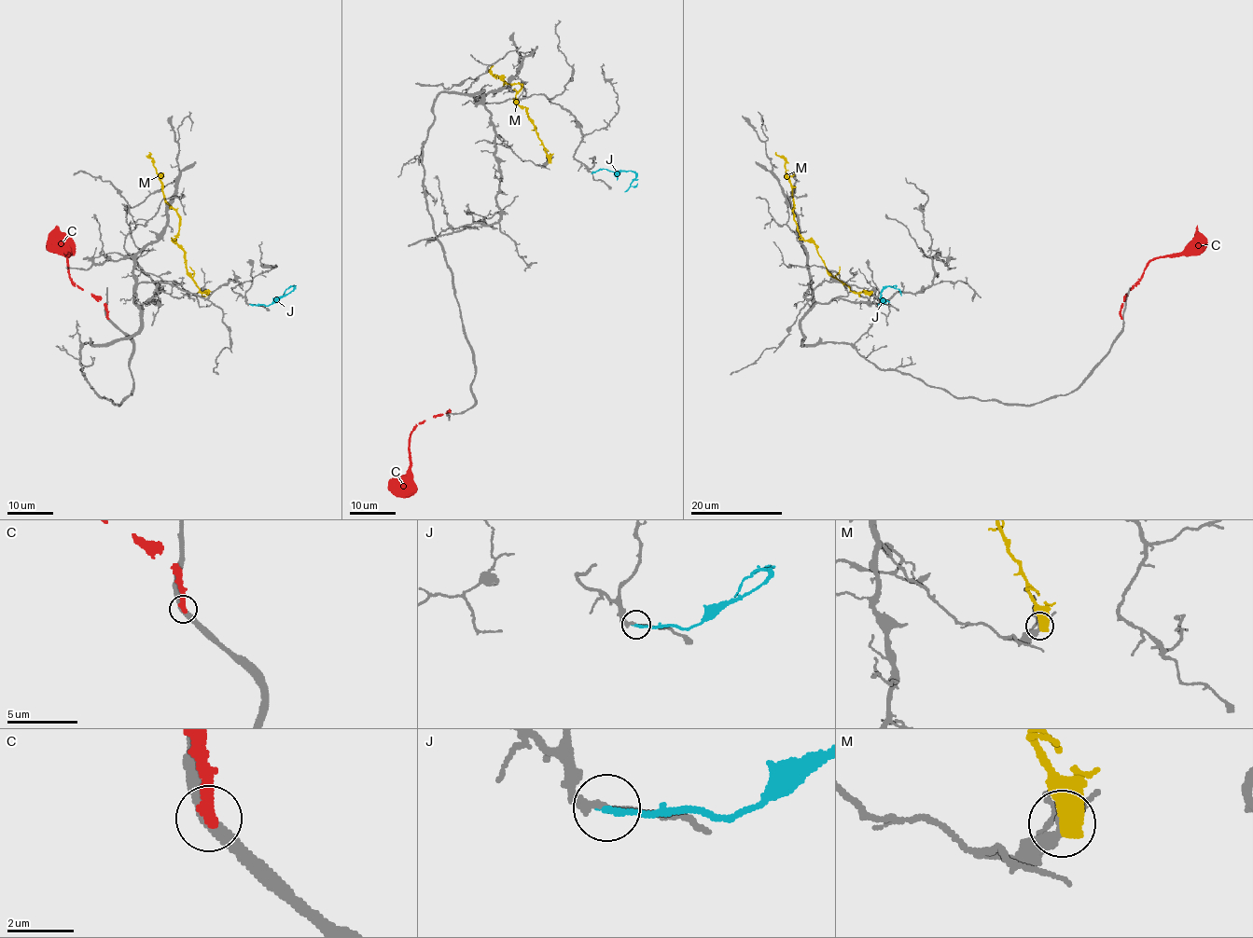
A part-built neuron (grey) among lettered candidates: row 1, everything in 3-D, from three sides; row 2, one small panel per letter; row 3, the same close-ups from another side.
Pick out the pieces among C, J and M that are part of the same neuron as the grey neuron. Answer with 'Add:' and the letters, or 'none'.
Add: none

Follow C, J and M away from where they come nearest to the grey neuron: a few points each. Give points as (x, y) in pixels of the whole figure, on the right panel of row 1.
C: (1122, 318), (1123, 299), (1144, 268), (1159, 257), (1176, 255), (1194, 238), (1197, 225)
J: (883, 304), (879, 305), (880, 293), (888, 286), (896, 288), (901, 295)
M: (870, 291), (854, 293), (835, 279), (827, 268), (817, 247), (799, 233), (786, 160), (775, 152)

